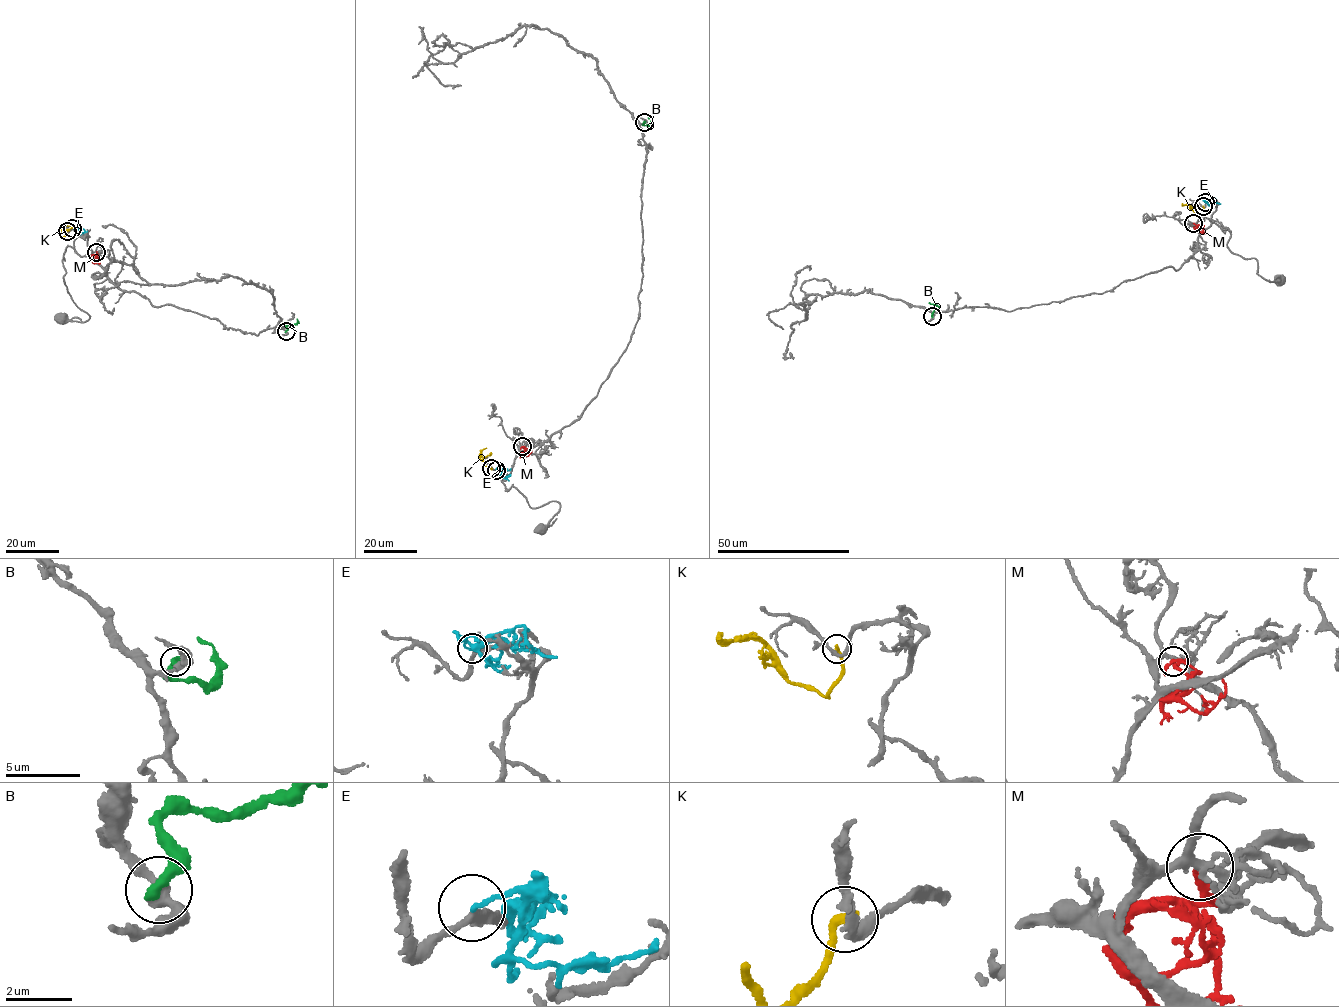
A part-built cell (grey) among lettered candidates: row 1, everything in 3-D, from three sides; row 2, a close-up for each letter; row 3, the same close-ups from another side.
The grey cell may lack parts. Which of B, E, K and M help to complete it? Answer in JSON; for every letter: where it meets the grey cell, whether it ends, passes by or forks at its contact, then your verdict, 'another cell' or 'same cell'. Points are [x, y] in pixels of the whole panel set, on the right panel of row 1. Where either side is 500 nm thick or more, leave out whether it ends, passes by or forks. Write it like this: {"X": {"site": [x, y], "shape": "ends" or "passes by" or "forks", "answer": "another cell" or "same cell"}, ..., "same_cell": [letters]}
{"B": {"site": [932, 316], "shape": "ends", "answer": "another cell"}, "E": {"site": [1205, 202], "shape": "ends", "answer": "another cell"}, "K": {"site": [1203, 206], "shape": "ends", "answer": "another cell"}, "M": {"site": [1193, 223], "shape": "ends", "answer": "another cell"}, "same_cell": []}

